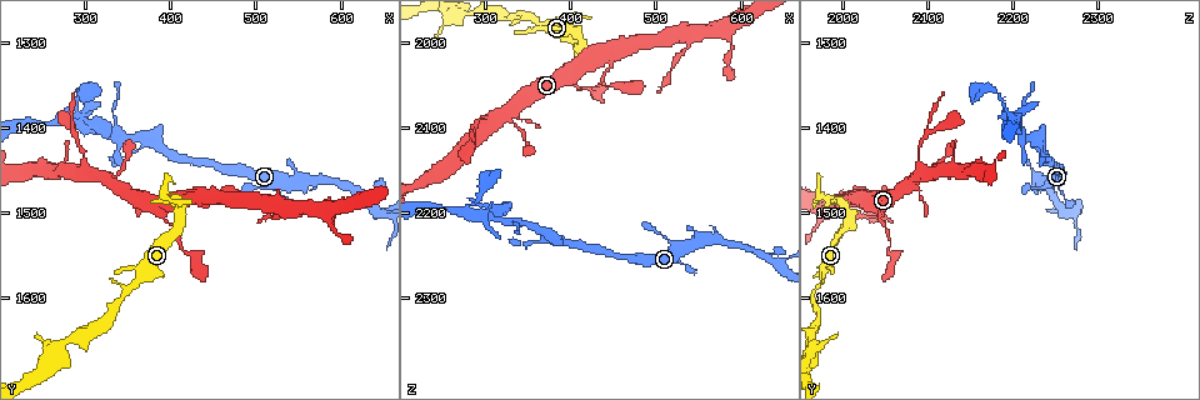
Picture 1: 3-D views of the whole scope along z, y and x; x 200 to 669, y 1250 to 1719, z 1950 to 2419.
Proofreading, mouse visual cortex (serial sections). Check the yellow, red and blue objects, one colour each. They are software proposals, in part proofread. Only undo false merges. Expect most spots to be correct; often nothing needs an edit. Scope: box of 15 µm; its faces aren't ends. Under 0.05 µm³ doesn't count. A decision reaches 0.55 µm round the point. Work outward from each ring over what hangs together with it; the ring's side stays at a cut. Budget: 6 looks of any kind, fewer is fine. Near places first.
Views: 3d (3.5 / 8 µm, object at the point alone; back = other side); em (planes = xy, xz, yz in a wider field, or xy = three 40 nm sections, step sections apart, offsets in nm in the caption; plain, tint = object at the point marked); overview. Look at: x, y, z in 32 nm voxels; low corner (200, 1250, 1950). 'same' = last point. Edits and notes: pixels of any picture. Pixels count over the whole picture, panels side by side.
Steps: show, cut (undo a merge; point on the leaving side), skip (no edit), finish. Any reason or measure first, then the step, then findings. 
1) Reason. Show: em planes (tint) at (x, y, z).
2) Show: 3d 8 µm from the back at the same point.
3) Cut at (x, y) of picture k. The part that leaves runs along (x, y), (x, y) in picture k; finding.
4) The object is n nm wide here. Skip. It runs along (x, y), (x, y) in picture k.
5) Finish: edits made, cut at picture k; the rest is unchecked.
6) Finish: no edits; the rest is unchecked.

Calibre changes. Show: 3d 3.5 µm at (390, 1505, 2045).

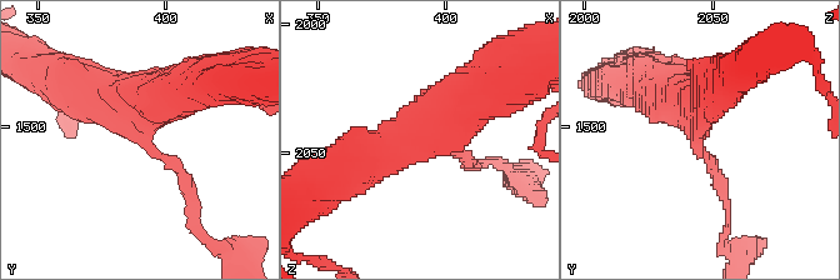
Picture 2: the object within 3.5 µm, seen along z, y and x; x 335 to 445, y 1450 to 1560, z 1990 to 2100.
The arms are 150, 500 nm wide; now the EM. Show: em xy step 1 (tint) at (394, 1508, 2045).

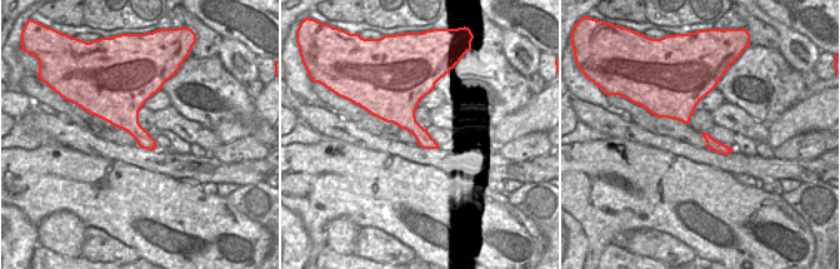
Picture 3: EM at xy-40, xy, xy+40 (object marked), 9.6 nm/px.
Skip. All the same cell.

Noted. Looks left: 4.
Show: 3d 3.5 µm at (275, 1390, 2200).

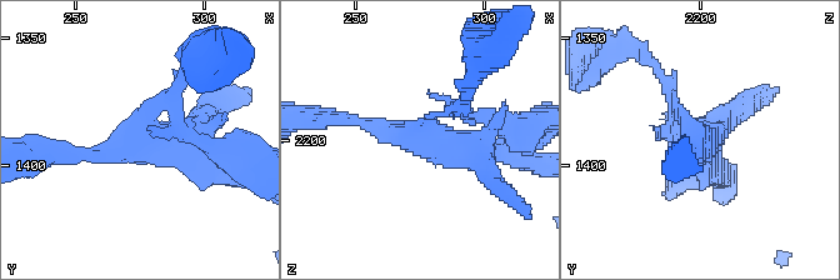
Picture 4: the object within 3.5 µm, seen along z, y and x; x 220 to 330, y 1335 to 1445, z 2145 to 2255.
3 arms meet here; the arms are 150, 150, 350 nm wide; need the tissue. Show: em xy step 2 (tint) at (276, 1391, 2200).

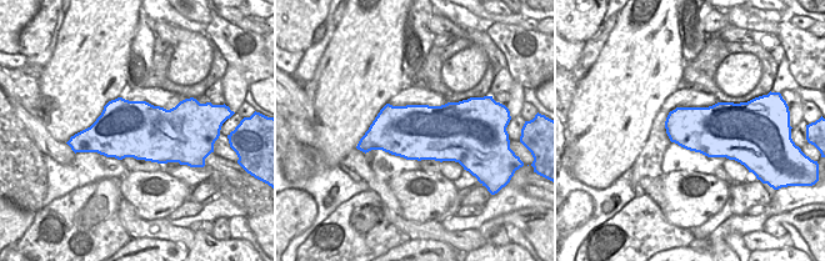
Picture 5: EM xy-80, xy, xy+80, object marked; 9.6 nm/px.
Skip. It runs along (494, 150), (449, 148), (345, 119) in picture 4; continuous, no second cell.

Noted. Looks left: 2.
Finish: no edits; the rest is unchecked.

